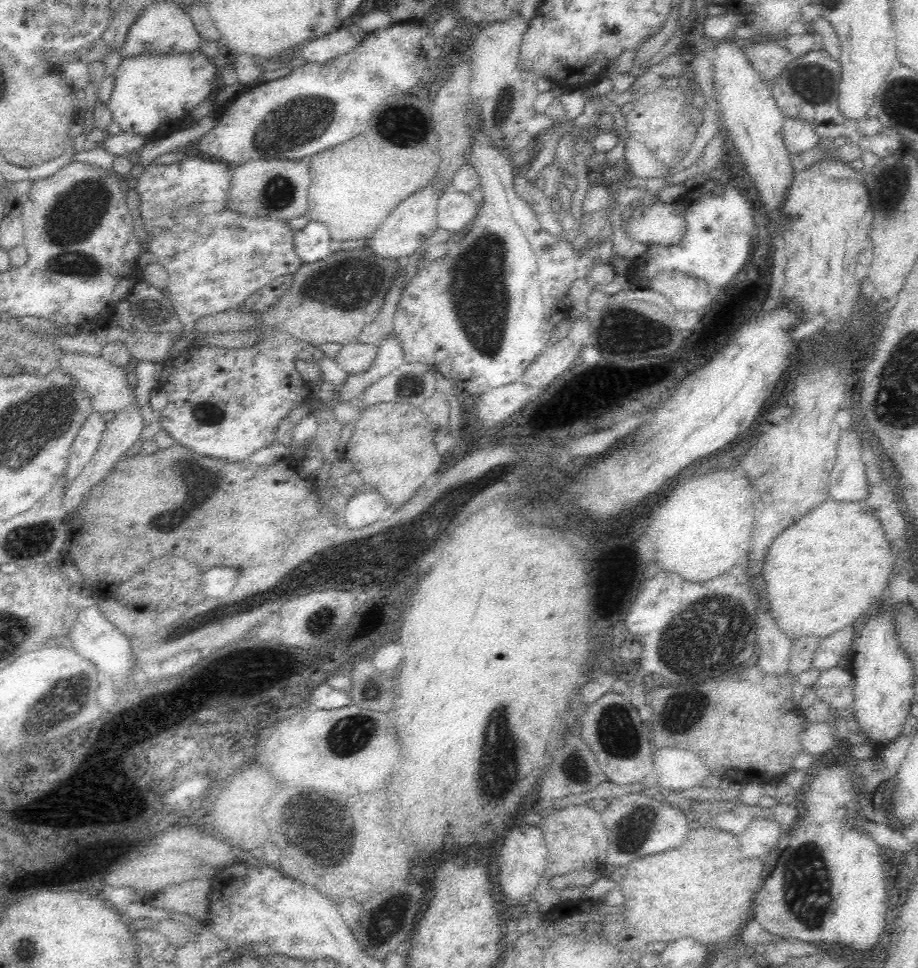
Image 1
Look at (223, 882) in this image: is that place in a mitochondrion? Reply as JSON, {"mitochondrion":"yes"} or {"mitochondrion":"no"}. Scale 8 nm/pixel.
{"mitochondrion":"no"}

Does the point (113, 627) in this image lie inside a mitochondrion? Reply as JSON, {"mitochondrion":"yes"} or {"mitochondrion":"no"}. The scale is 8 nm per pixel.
{"mitochondrion":"no"}

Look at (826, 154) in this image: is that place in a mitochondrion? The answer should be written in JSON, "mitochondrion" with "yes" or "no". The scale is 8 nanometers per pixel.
{"mitochondrion":"no"}

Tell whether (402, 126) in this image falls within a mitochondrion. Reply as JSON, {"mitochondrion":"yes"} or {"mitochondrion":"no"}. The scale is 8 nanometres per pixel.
{"mitochondrion":"yes"}

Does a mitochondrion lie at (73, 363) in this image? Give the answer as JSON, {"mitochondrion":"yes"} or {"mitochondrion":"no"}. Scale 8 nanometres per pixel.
{"mitochondrion":"no"}

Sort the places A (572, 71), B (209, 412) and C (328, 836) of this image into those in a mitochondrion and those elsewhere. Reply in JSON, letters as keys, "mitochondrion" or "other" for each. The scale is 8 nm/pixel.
{"A":"other","B":"mitochondrion","C":"mitochondrion"}

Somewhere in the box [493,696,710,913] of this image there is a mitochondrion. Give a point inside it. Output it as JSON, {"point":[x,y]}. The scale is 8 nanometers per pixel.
{"point":[616,733]}

